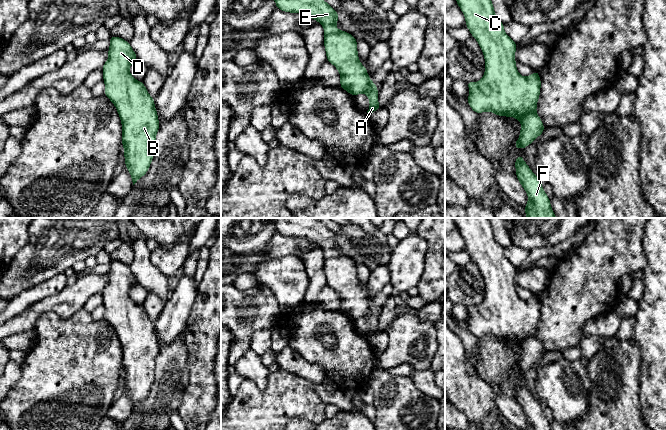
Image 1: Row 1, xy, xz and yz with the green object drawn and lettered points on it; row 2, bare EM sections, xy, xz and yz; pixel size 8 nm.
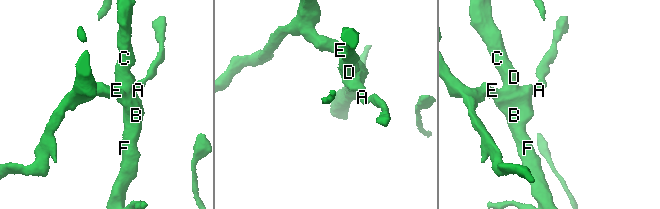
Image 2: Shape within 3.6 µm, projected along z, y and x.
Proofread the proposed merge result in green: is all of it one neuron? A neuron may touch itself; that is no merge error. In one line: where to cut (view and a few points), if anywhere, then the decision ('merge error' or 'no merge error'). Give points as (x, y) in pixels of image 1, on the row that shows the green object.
no cut | no merge error

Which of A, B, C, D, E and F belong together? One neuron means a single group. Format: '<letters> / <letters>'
A B C D E F

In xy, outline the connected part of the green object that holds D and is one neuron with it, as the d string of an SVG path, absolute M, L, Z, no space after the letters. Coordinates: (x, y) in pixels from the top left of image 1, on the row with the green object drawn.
M118 36L109 40L109 57L102 67L104 94L116 107L122 123L125 167L134 185L149 170L160 123L154 98L129 71L130 65L138 60L130 43Z

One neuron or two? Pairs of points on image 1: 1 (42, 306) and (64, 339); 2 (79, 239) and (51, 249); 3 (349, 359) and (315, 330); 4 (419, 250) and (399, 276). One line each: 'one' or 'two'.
1: two
2: one
3: one
4: one

